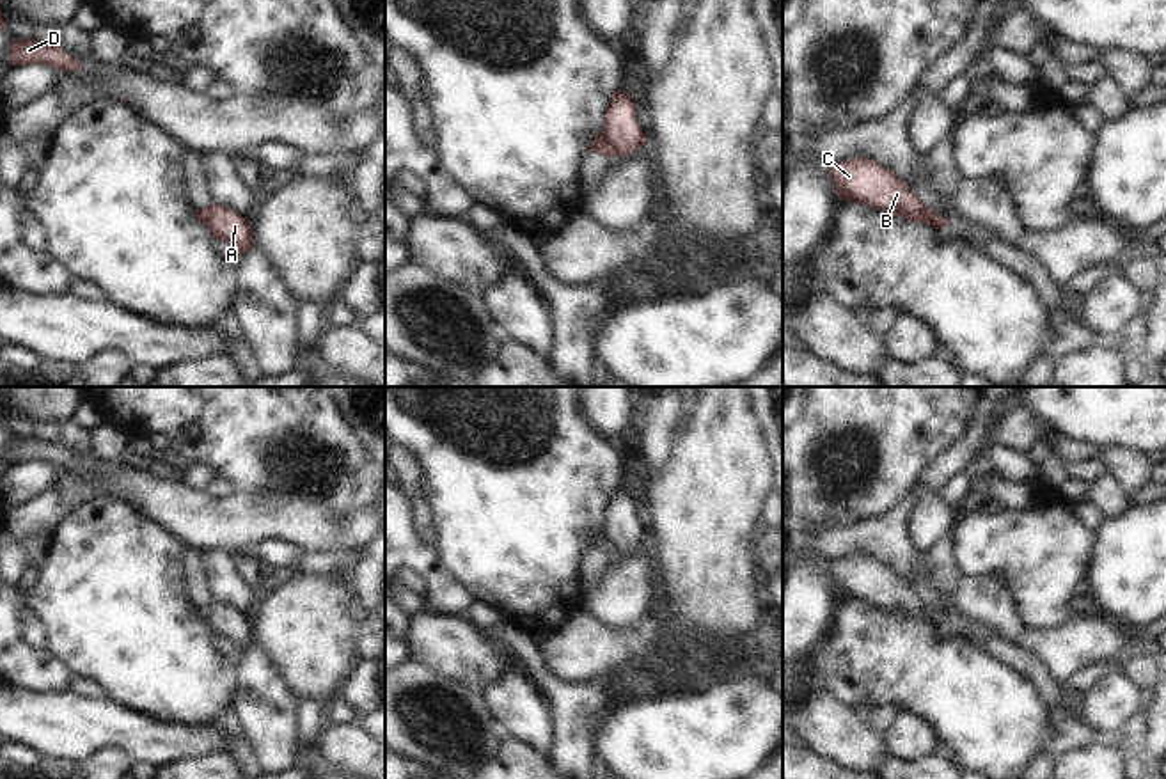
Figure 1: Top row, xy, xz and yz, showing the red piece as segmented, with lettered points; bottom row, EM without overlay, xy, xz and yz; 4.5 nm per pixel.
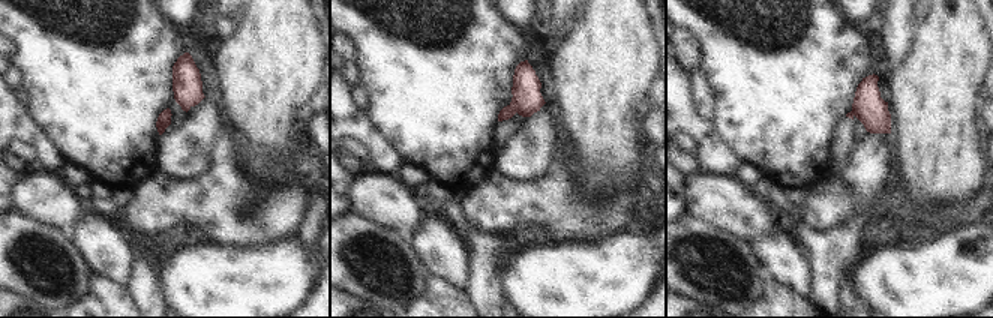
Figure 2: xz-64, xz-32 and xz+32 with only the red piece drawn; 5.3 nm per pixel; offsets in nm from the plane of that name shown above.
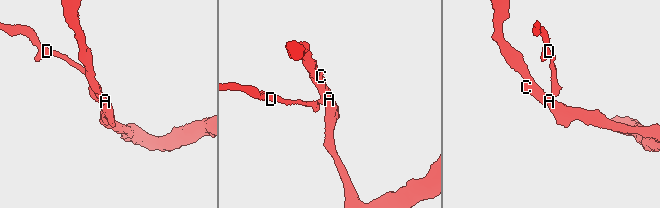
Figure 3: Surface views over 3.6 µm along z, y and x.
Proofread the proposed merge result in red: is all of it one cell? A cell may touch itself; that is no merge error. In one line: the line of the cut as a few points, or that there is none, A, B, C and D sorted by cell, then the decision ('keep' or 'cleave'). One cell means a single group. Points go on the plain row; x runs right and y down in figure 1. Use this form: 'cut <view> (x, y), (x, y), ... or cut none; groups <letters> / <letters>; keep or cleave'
cut xz (600, 531), (614, 550); groups A B C / D; cleave

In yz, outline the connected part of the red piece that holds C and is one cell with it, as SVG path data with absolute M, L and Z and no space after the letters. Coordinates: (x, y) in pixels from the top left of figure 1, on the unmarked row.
M850 555L831 563L829 573L836 580L839 598L868 602L886 612L903 614L919 621L930 621L934 605L925 603L891 566L884 566L870 555Z

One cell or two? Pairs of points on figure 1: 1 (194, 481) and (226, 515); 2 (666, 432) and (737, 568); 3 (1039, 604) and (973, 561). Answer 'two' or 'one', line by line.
1: two
2: two
3: one

